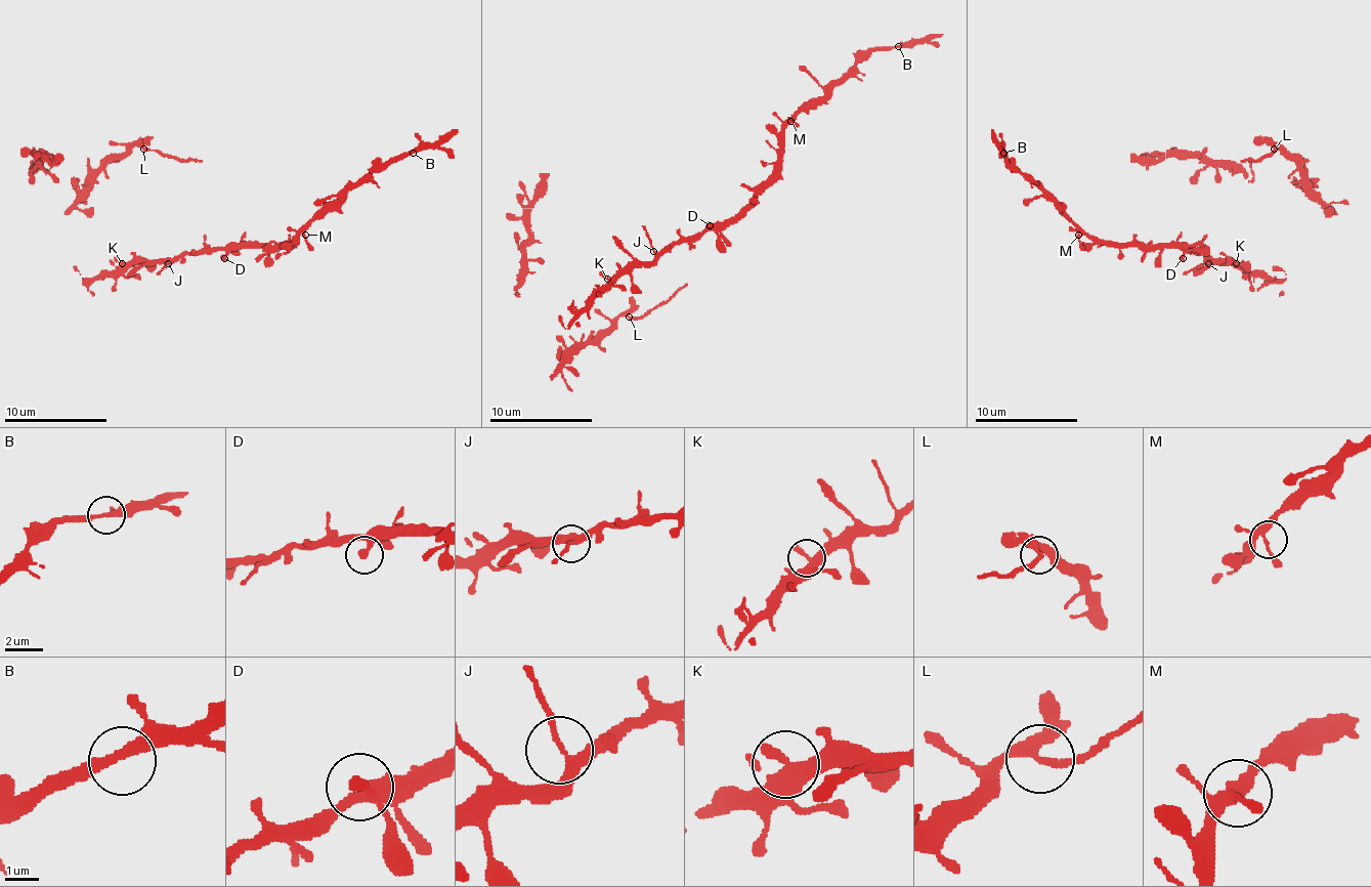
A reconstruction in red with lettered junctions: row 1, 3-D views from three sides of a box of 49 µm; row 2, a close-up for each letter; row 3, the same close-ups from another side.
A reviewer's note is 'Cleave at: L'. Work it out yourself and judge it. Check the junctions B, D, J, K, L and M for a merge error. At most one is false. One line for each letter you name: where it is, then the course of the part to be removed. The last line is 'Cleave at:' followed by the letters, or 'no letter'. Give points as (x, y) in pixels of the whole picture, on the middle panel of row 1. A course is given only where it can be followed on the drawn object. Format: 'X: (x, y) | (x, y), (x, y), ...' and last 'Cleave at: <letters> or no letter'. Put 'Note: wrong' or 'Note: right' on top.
Note: right
L: (629, 317) | (630, 318), (643, 318), (686, 284)
Cleave at: L

